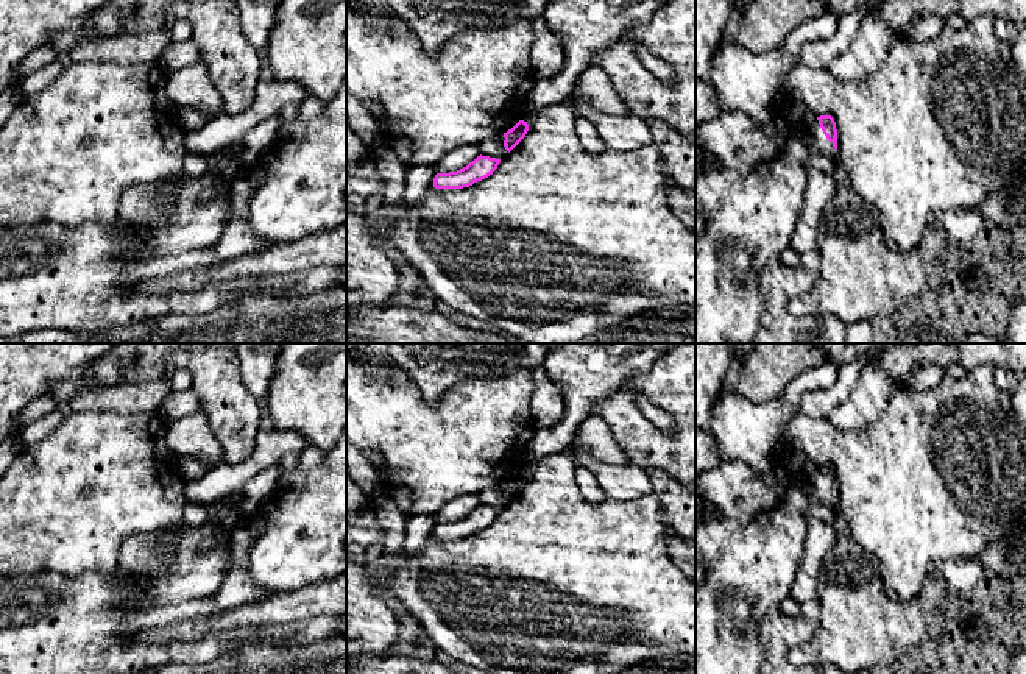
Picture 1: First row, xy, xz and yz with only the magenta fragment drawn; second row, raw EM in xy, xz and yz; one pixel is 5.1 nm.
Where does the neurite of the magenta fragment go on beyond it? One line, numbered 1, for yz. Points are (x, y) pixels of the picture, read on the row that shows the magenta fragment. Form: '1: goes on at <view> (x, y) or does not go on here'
1: goes on at yz (817, 141)

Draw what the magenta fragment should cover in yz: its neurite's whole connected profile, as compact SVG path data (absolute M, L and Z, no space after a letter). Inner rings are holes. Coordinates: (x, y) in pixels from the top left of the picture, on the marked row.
M831 115L817 117L817 122L809 128L808 144L819 154L837 154L837 129Z

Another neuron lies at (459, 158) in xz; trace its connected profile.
M479 144L462 145L441 158L433 168L437 173L457 172L472 162L477 156L480 156Z

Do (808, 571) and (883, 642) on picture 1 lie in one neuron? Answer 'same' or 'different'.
different

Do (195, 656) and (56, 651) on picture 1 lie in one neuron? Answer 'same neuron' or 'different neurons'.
same neuron

